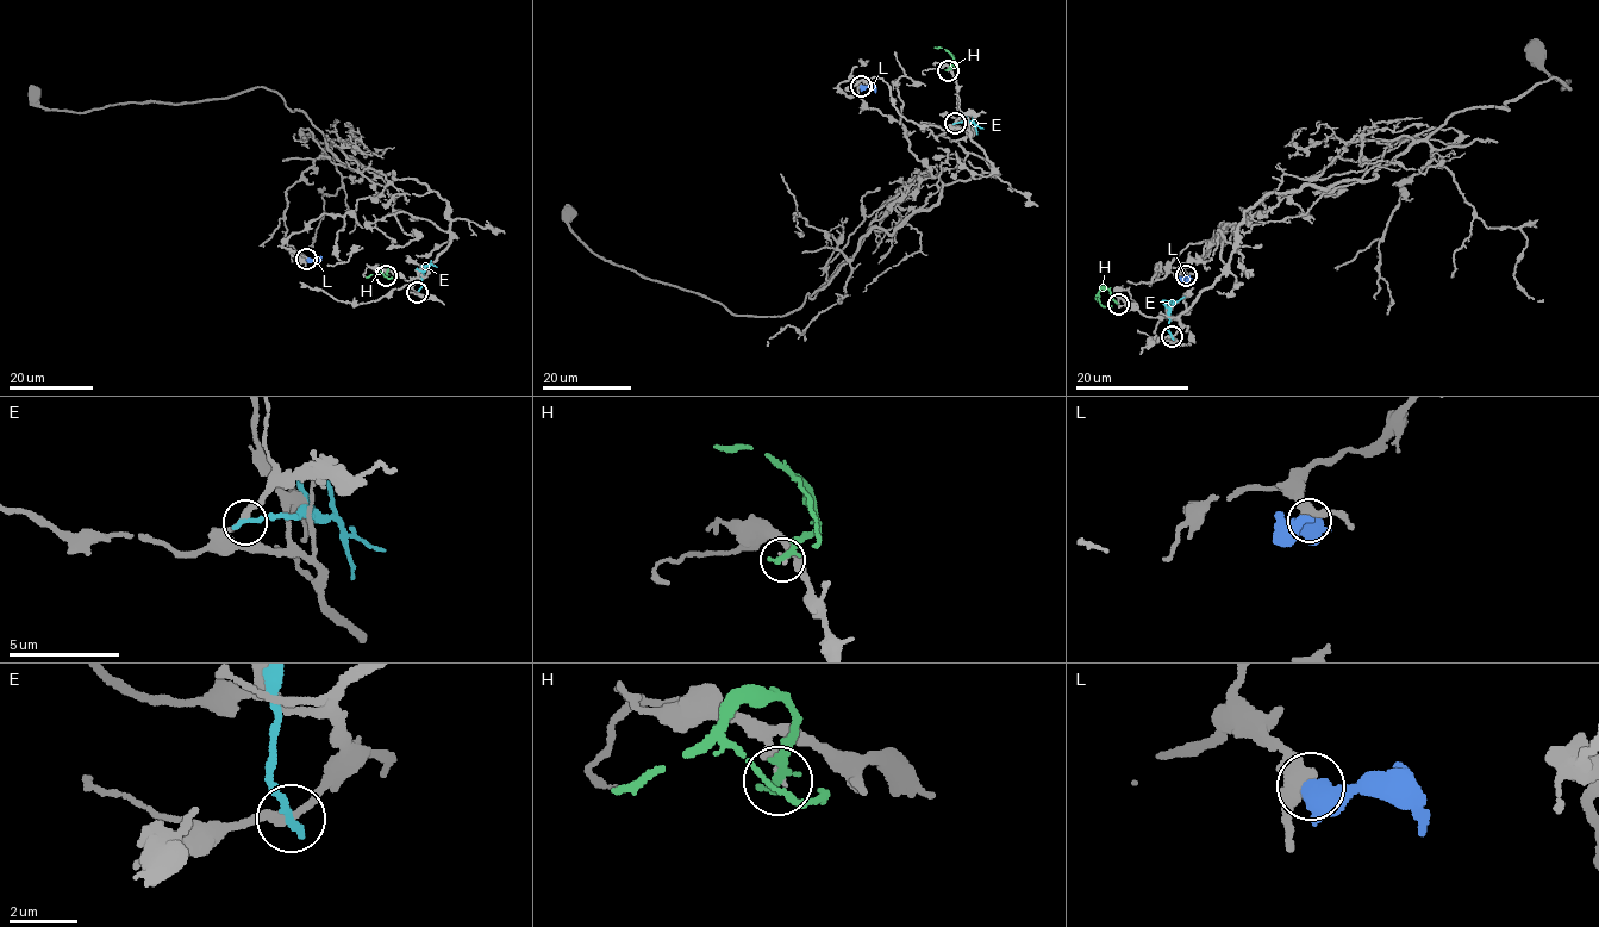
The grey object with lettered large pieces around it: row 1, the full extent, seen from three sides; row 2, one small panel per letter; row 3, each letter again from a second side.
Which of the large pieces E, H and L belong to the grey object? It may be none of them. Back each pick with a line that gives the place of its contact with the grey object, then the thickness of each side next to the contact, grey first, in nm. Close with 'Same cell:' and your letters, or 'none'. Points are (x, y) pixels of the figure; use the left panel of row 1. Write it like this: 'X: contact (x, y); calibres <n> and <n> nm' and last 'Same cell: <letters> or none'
Same cell: none

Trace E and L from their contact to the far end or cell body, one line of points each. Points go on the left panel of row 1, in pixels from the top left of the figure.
E: (417, 292), (423, 271), (431, 260)
L: (306, 257), (322, 256)

